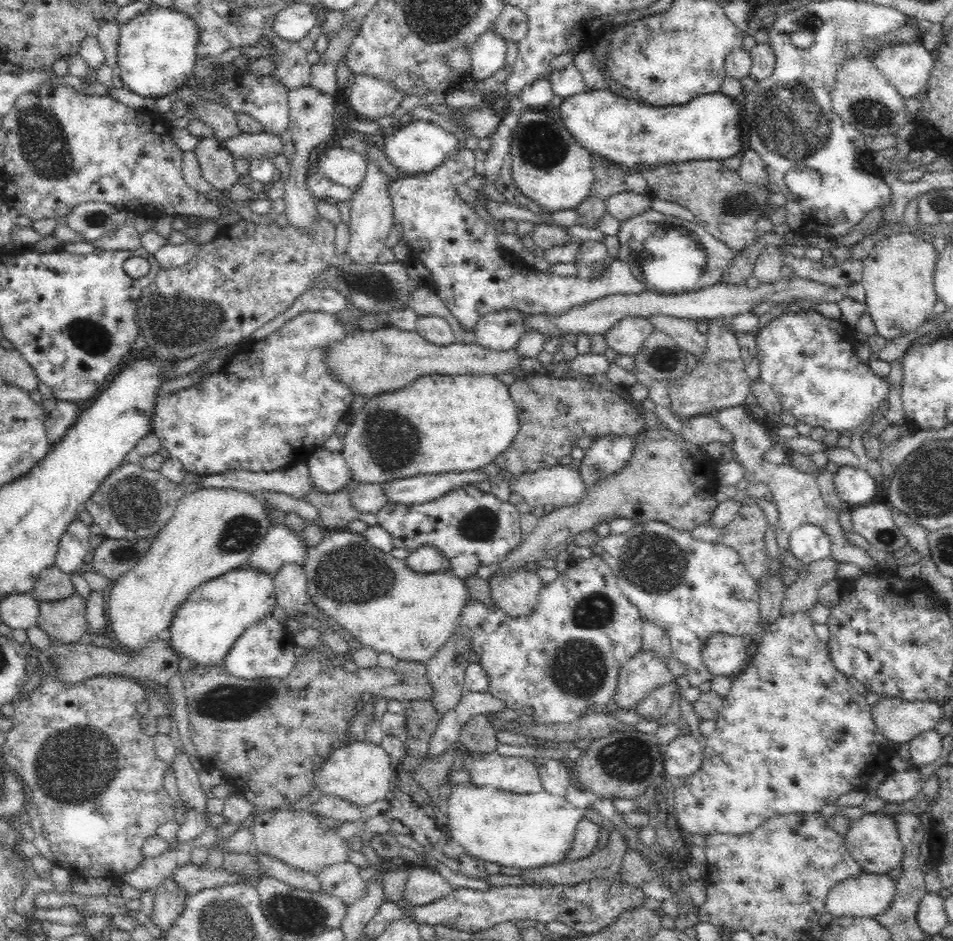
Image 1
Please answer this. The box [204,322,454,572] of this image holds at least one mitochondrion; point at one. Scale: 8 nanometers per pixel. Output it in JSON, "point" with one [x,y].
{"point":[392,441]}

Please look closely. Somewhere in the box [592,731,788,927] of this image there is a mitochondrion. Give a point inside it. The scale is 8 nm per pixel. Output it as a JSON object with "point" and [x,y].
{"point":[624,758]}

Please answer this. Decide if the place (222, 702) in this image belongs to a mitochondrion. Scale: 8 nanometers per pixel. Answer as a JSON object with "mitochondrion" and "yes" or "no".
{"mitochondrion":"yes"}

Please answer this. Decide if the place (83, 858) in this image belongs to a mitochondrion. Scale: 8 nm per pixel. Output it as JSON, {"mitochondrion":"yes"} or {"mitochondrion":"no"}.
{"mitochondrion":"no"}

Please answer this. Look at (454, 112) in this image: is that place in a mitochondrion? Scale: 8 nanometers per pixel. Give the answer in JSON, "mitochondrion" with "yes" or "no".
{"mitochondrion":"no"}

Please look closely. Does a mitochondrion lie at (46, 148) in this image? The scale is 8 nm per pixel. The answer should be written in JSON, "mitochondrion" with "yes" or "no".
{"mitochondrion":"yes"}

